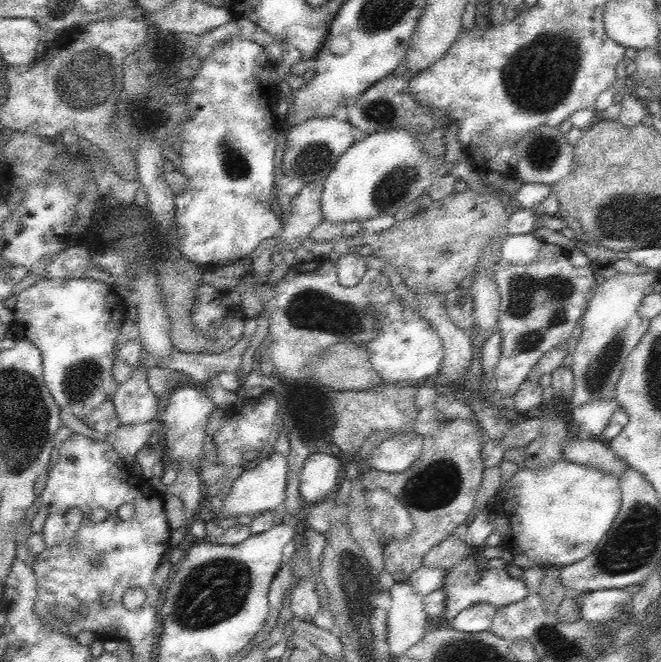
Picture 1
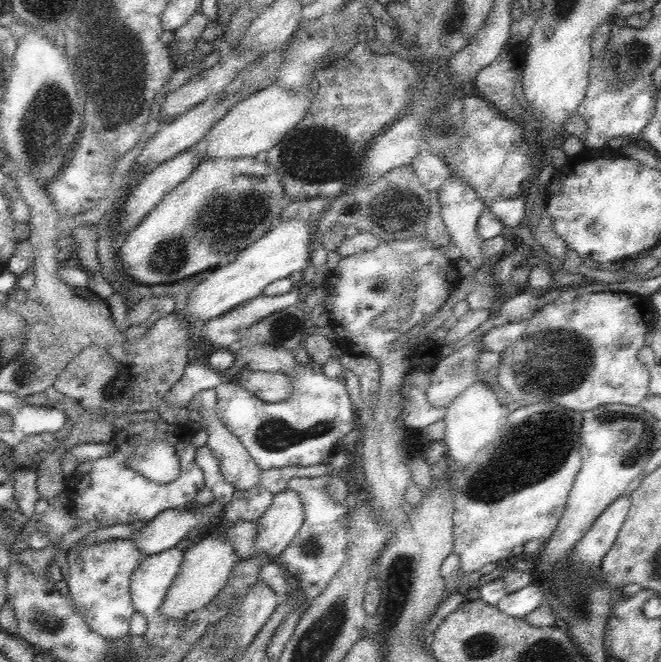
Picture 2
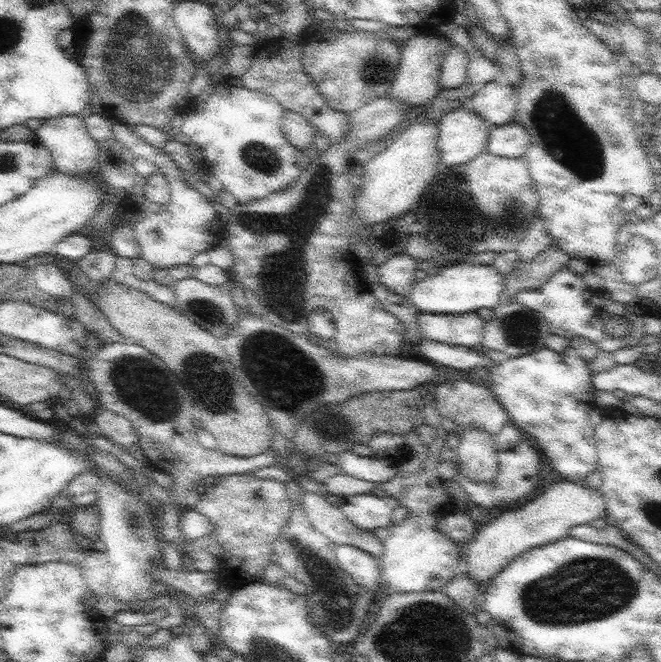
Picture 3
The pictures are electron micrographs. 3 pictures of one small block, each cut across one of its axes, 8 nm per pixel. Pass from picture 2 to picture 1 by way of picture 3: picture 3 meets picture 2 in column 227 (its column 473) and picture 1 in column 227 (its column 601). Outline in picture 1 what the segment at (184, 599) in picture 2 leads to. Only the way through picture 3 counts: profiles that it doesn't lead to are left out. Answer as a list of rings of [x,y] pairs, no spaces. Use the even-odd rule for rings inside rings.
[[[268,452],[266,460],[260,462],[260,466],[252,470],[244,470],[230,486],[228,498],[224,500],[224,516],[226,518],[240,518],[242,514],[262,514],[272,512],[276,508],[282,508],[286,502],[286,490],[288,490],[288,458],[278,452]]]

